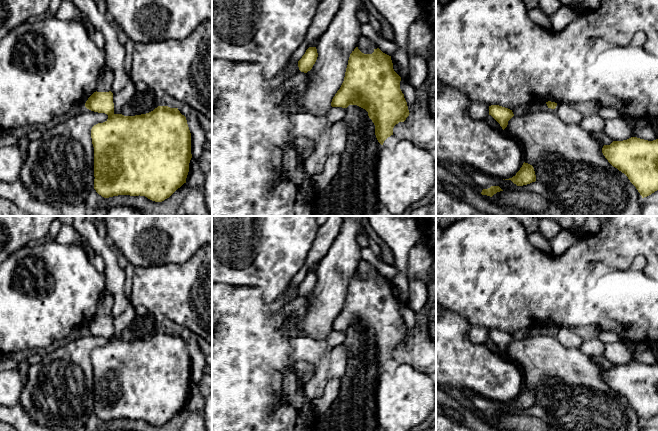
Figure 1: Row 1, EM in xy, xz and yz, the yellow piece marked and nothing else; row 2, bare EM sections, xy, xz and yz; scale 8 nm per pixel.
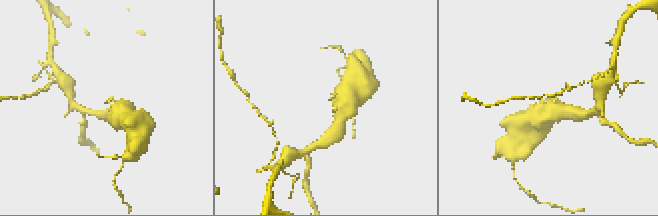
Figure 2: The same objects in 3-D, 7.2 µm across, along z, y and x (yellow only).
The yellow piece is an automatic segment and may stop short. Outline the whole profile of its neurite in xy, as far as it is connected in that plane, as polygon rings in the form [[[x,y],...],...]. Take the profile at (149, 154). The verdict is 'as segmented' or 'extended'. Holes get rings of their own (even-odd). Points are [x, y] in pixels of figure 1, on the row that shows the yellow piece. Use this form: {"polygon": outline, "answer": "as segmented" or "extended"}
{"polygon": [[[94,92],[85,107],[105,113],[108,119],[91,129],[94,147],[94,189],[104,198],[145,196],[155,202],[169,198],[186,183],[191,154],[191,133],[178,108],[158,106],[153,111],[124,116],[114,113],[113,93]]], "answer": "as segmented"}

